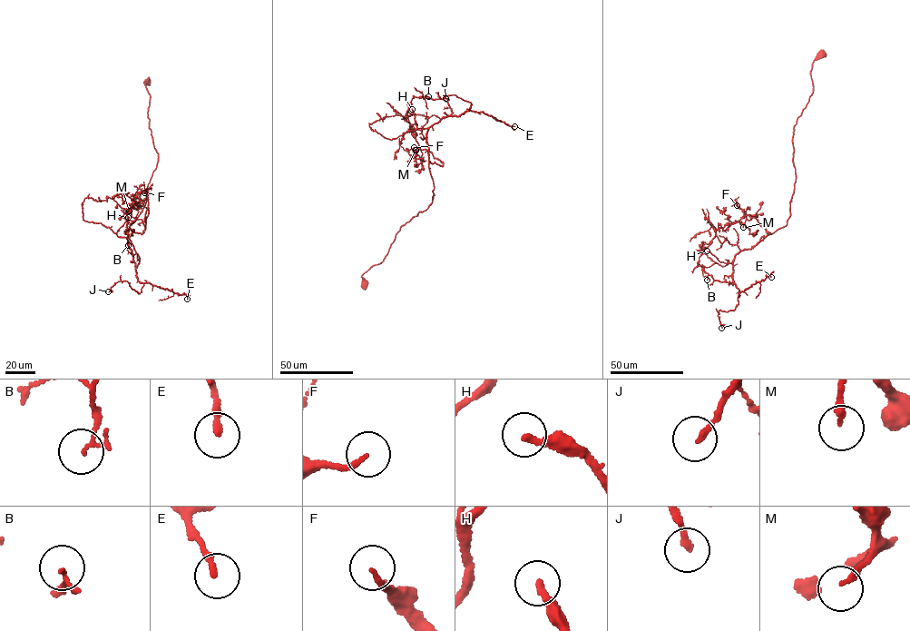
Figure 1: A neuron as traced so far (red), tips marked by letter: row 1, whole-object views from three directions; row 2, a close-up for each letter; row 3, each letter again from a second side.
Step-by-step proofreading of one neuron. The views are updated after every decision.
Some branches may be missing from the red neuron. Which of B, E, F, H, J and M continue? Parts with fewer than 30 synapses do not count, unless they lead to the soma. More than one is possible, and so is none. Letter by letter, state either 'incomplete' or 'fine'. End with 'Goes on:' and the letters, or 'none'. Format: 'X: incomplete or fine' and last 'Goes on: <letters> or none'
B: fine
E: fine
F: fine
H: fine
J: fine
M: incomplete
Goes on: M

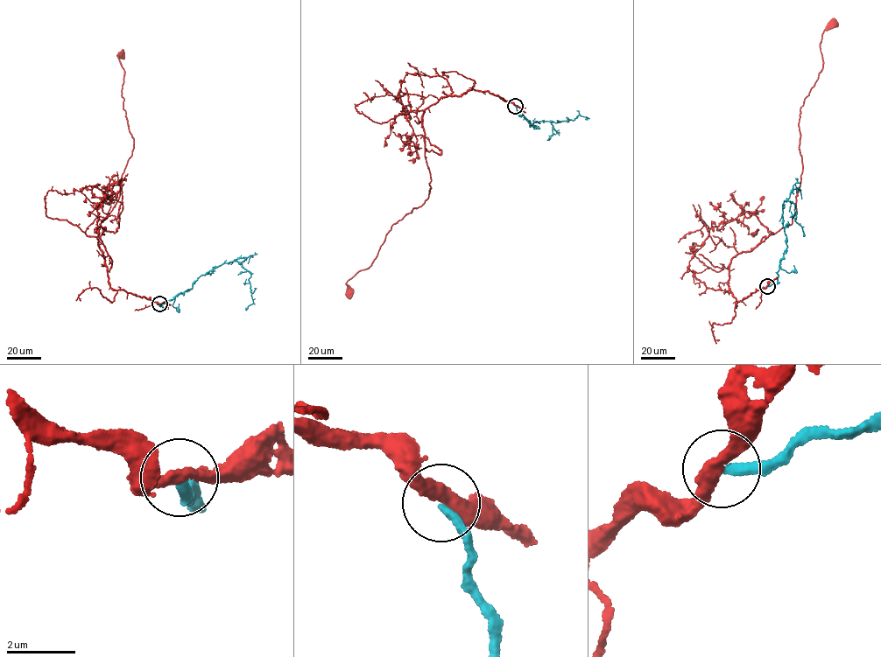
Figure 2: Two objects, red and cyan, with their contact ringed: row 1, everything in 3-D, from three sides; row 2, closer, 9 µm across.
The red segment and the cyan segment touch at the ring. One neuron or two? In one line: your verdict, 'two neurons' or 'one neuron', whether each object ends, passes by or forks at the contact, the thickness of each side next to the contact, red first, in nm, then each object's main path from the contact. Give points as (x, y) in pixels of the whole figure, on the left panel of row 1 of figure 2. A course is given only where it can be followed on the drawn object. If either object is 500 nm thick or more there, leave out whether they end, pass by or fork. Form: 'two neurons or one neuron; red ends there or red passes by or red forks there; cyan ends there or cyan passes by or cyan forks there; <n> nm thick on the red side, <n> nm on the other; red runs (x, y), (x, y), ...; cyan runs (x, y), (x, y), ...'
two neurons; red passes by; cyan ends there; 360 nm thick on the red side, 240 nm on the other; red runs (159, 304), (110, 287), (95, 231), (119, 197), (134, 147), (123, 108), (123, 55); cyan runs (158, 304), (189, 289), (200, 276), (235, 261), (250, 273), (249, 279), (253, 302), (245, 310)

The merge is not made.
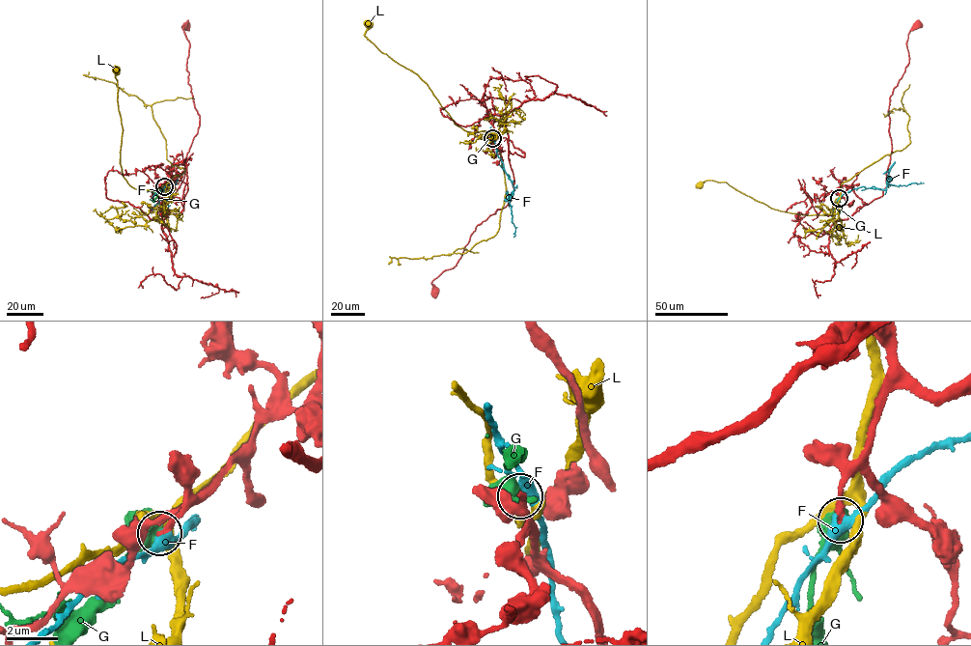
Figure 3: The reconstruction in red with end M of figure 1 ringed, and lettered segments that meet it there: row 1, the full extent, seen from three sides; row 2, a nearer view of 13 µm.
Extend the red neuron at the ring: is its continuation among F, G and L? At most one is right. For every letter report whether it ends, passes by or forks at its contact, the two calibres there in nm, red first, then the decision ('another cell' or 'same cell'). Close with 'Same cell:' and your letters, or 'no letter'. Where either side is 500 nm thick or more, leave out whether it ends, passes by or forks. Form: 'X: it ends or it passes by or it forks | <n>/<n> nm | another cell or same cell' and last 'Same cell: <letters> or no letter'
F: it passes by | 200/400 nm | another cell
G: 200/700 nm | same cell
L: it forks | 240/280 nm | another cell
Same cell: G

